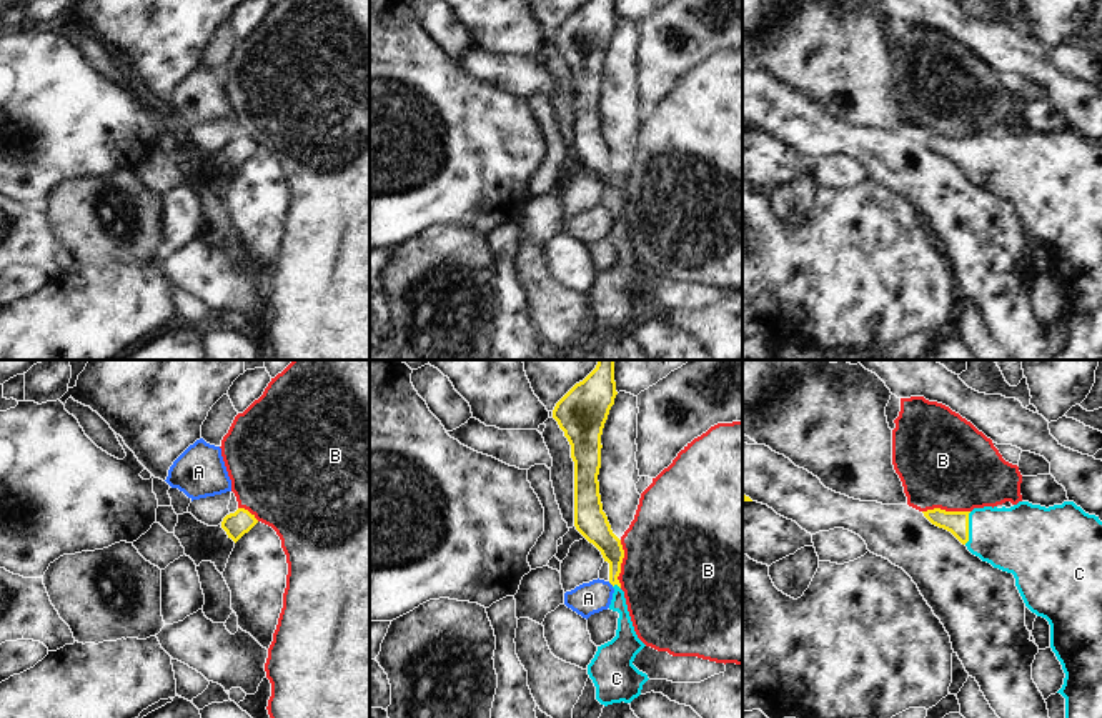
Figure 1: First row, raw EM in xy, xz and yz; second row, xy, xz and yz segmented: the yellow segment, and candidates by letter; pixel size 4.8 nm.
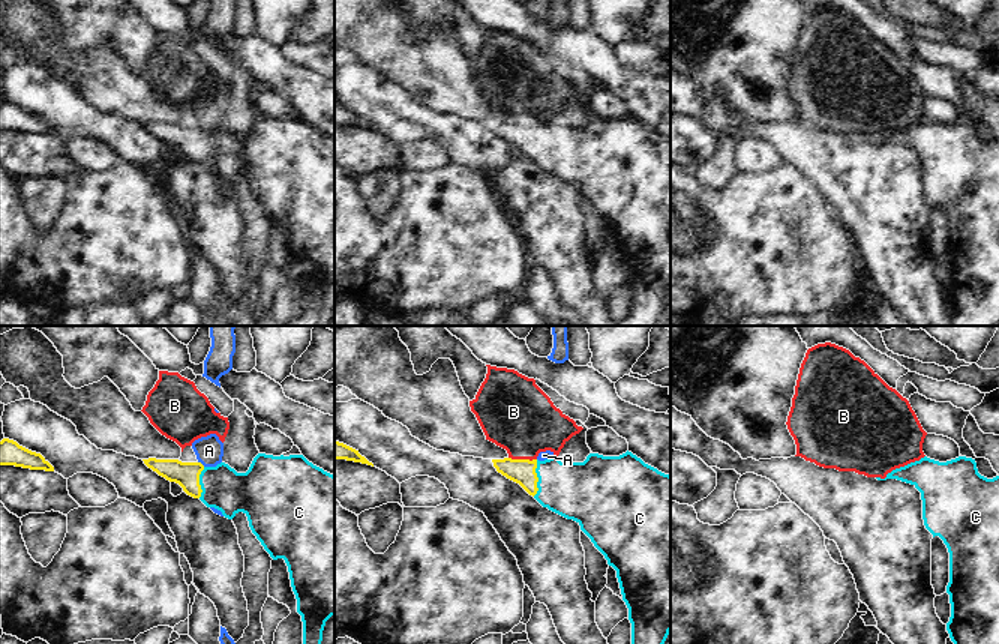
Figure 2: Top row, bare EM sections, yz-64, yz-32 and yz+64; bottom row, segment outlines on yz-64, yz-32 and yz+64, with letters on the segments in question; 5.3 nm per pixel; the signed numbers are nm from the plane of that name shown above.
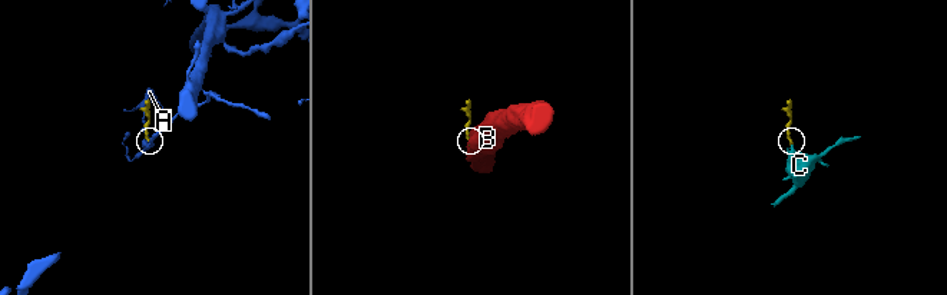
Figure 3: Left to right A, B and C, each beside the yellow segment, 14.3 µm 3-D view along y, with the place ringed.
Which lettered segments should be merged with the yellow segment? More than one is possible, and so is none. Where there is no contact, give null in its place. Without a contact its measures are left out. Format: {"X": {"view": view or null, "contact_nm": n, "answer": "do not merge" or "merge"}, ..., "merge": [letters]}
{"A": {"view": "xz", "contact_nm": 40, "answer": "do not merge"}, "B": {"view": "xz", "contact_nm": 240, "answer": "do not merge"}, "C": {"view": "yz", "contact_nm": 160, "answer": "merge"}, "merge": ["C"]}

